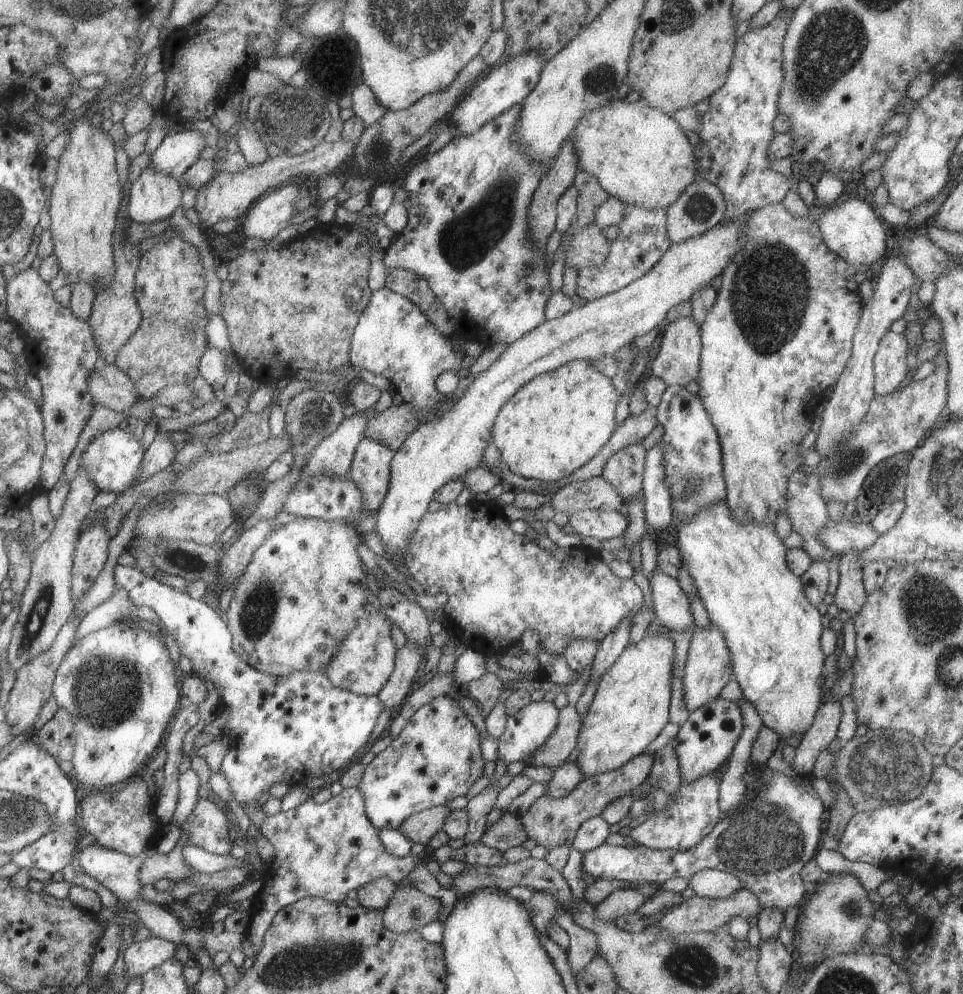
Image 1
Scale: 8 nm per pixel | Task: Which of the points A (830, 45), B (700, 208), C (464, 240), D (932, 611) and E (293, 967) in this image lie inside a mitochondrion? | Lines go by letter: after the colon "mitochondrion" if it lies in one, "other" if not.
A: mitochondrion
B: mitochondrion
C: mitochondrion
D: mitochondrion
E: mitochondrion

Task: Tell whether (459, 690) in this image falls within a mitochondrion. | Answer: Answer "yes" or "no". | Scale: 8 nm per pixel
no

